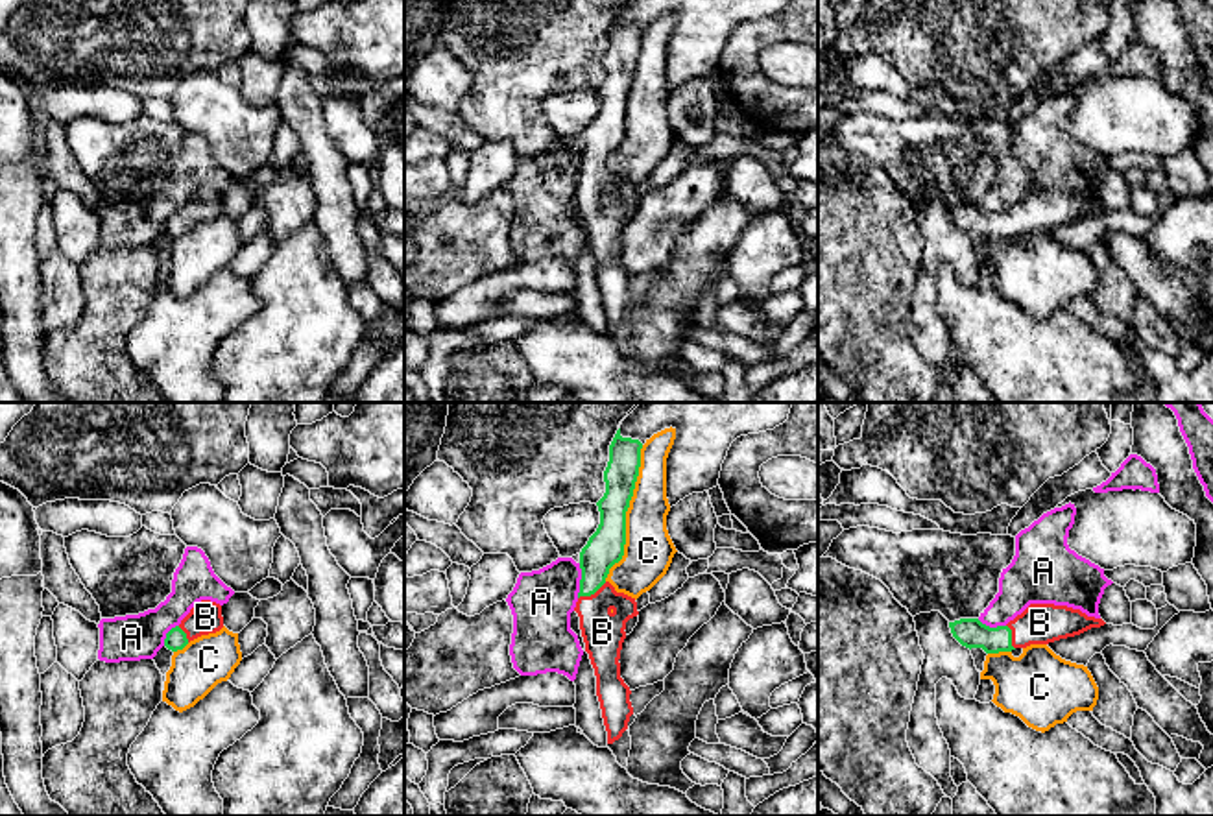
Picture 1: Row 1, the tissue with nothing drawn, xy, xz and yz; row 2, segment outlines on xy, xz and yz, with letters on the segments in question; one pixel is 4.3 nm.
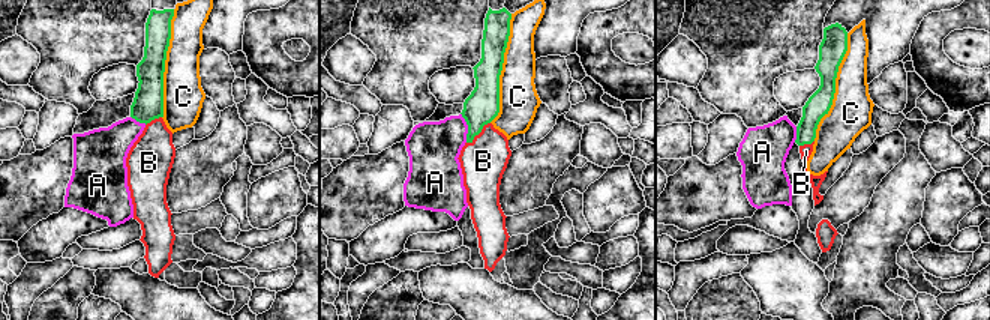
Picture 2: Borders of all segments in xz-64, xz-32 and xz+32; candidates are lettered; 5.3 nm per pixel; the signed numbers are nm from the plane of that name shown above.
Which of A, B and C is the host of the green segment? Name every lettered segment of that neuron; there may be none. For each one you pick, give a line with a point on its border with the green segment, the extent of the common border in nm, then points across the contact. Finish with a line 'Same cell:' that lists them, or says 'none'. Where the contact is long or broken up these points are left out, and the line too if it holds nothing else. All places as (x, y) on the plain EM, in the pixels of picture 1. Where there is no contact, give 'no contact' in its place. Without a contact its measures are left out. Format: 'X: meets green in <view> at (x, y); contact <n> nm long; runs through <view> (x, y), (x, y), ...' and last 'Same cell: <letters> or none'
B: meets green in xz at (591, 180); contact 150 nm long; runs through xz (606, 133), (595, 146), (591, 180), (602, 218)
Same cell: B

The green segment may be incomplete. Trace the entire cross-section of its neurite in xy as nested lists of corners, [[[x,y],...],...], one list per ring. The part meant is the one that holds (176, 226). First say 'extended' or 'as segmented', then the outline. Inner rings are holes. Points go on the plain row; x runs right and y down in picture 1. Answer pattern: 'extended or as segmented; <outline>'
extended; [[[210,186],[198,188],[179,212],[166,220],[164,233],[183,236],[190,227],[223,214],[222,192]]]

